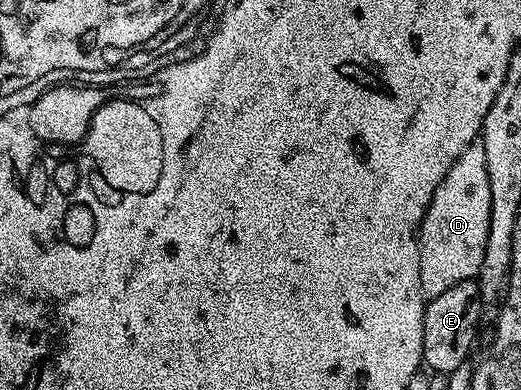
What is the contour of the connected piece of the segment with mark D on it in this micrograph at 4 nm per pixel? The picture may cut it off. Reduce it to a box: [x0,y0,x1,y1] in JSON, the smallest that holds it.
[420,143,490,294]

